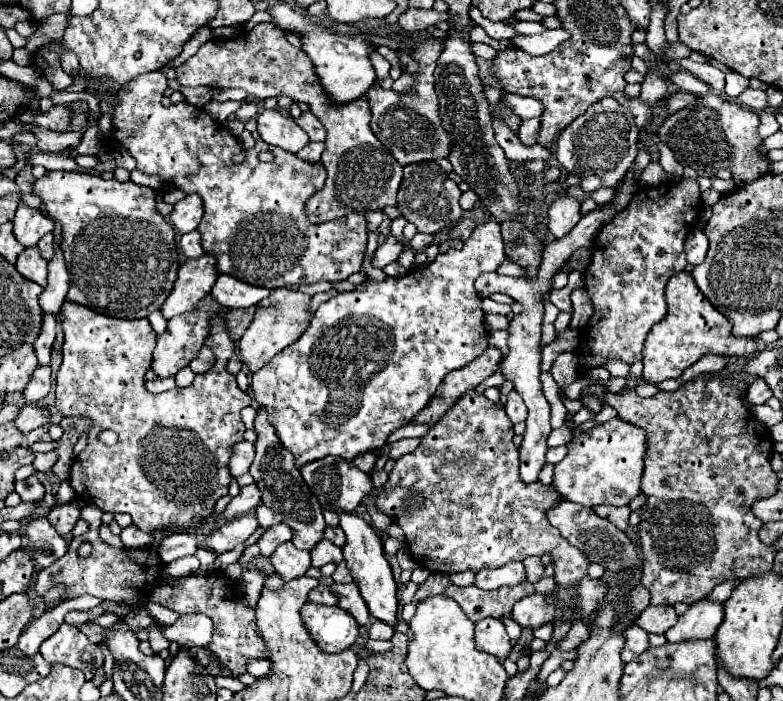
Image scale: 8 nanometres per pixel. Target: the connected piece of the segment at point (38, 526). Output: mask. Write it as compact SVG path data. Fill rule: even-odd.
M46 516L28 522L26 536L28 536L28 546L36 554L36 564L40 568L50 566L68 552L66 540L50 526Z

